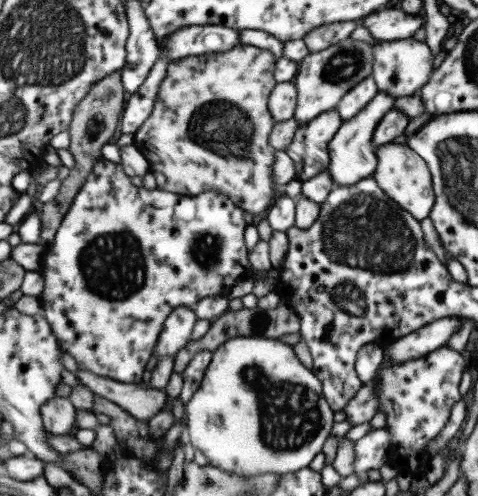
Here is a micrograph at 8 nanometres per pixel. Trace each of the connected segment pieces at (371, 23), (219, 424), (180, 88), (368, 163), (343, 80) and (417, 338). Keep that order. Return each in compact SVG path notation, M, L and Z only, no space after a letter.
M388 8L363 17L360 25L366 26L378 41L399 41L413 37L424 23L423 16L405 13L402 8Z
M253 336L228 340L214 353L202 388L194 394L186 409L186 424L192 446L209 458L213 466L249 478L264 477L272 472L282 475L298 473L308 467L315 460L314 456L322 453L322 446L326 444L335 421L332 418L335 411L326 402L320 380L302 364L294 352L294 345L280 339Z
M242 43L228 52L188 56L171 62L150 120L134 134L135 145L150 160L160 189L186 197L216 190L252 214L262 214L276 206L279 188L274 179L274 163L278 150L270 139L277 123L271 111L271 94L279 84L276 78L279 59L271 50Z
M378 91L376 96L350 120L344 121L329 142L330 165L327 170L332 176L332 184L338 188L354 186L364 178L374 175L377 156L373 149L373 134L382 117L395 106L395 98L386 91Z
M352 37L346 38L320 52L311 52L301 61L300 72L296 78L299 88L299 105L296 118L302 124L314 120L338 106L339 102L354 89L356 84L371 76L374 55L373 45L358 41Z
M448 317L431 322L397 341L393 341L388 347L383 346L383 351L394 363L410 362L421 356L446 346L446 342L456 330L462 319L460 317Z

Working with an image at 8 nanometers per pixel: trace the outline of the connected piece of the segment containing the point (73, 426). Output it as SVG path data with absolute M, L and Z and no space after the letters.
M54 397L43 406L45 425L50 433L75 434L78 427L78 407L70 397Z

